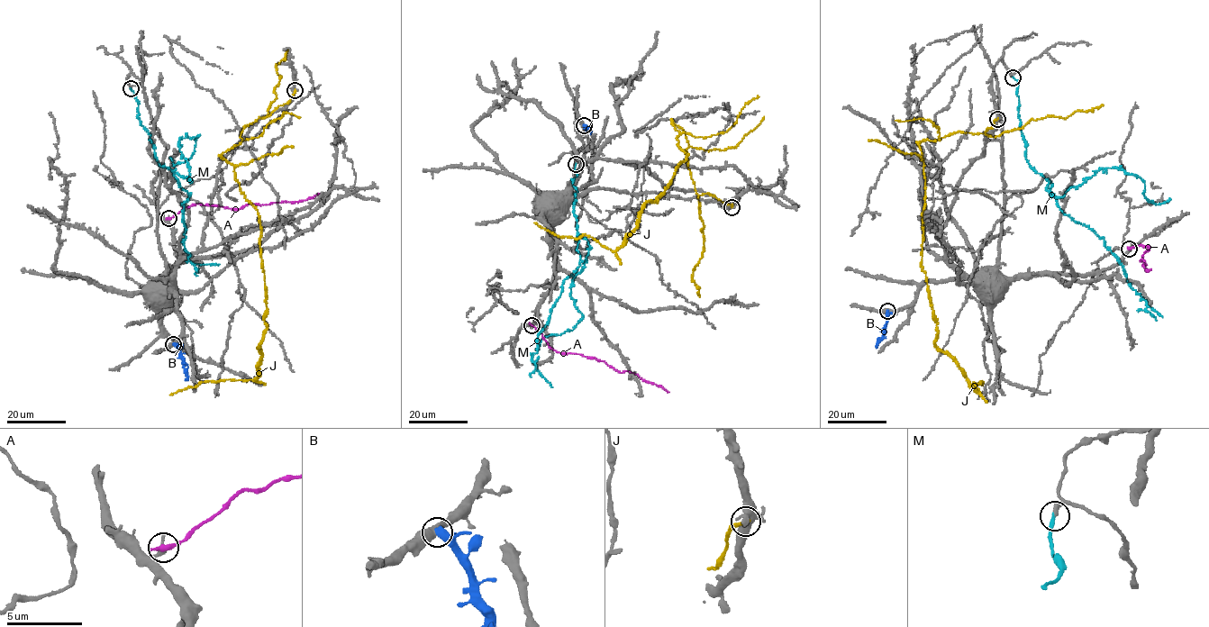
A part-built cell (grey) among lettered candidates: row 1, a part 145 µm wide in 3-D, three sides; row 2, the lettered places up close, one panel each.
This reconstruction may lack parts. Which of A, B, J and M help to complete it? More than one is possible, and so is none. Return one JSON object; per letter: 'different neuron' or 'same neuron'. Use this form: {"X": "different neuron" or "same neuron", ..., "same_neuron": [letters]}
{"A": "different neuron", "B": "different neuron", "J": "different neuron", "M": "same neuron", "same_neuron": ["M"]}

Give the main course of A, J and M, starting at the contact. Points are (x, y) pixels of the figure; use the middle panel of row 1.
A: (531, 325), (541, 334), (549, 346), (559, 352), (580, 354), (604, 361), (617, 371), (633, 372), (668, 392)
J: (731, 207), (697, 194), (686, 132), (672, 122), (686, 160), (615, 250), (533, 222)
M: (576, 164), (572, 183), (577, 192), (572, 204), (579, 267), (564, 280), (531, 358), (552, 387)

